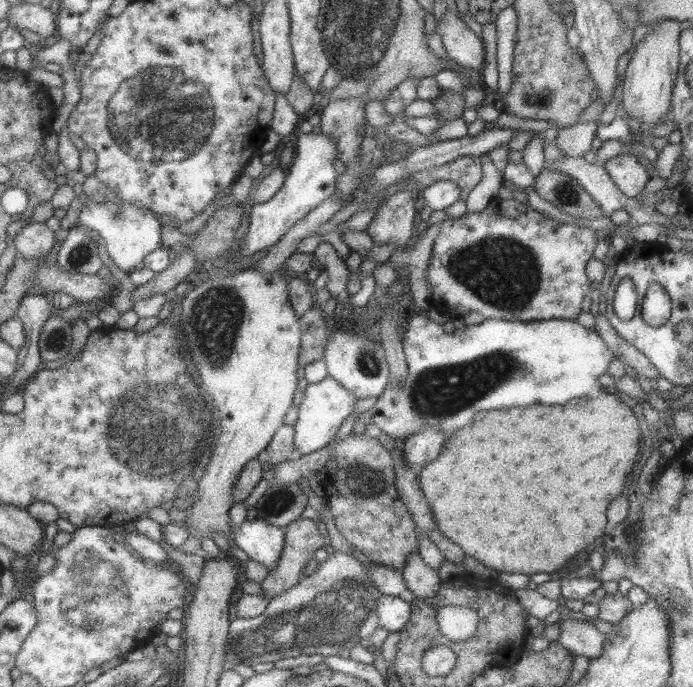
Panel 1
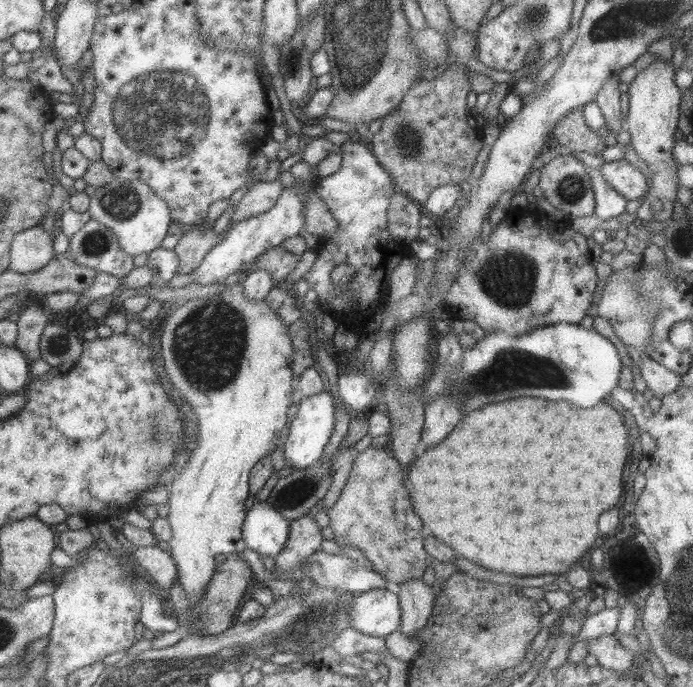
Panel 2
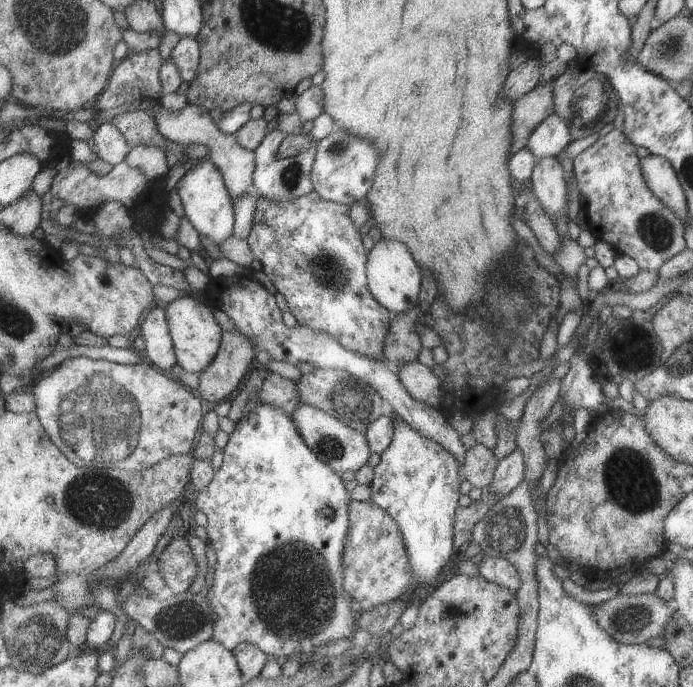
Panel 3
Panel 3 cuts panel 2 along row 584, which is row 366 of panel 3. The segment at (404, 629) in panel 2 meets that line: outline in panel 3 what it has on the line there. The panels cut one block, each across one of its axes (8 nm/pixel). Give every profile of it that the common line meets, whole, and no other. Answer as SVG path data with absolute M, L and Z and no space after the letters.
M410 361L399 366L398 376L415 401L439 408L442 384L431 368L420 361Z

